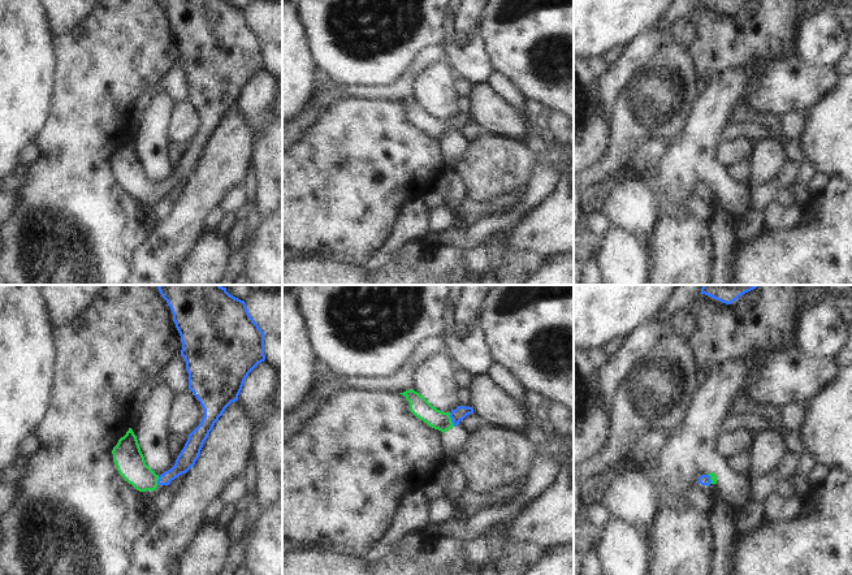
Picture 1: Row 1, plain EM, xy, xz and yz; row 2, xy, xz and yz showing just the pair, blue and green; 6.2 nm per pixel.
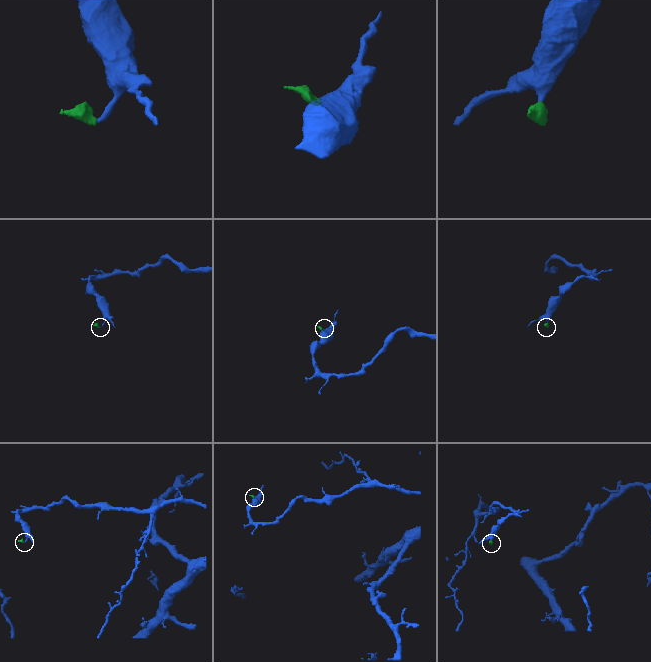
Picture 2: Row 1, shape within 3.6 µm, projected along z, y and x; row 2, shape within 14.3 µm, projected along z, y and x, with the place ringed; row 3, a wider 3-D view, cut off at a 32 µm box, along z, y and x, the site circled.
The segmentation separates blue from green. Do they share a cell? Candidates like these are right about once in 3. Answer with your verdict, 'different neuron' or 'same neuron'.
same neuron

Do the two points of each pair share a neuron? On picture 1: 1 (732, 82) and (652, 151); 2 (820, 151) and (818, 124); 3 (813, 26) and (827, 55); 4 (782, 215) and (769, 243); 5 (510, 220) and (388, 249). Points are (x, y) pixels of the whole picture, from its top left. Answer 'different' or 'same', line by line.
1: different
2: same
3: same
4: different
5: same

